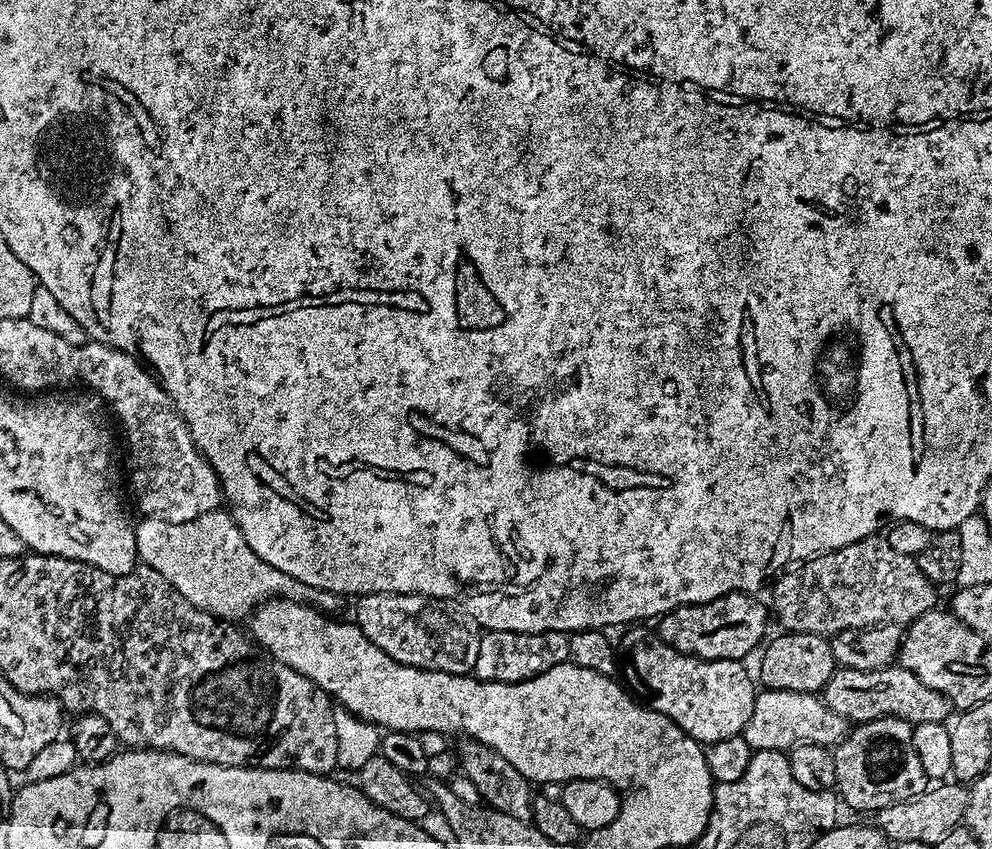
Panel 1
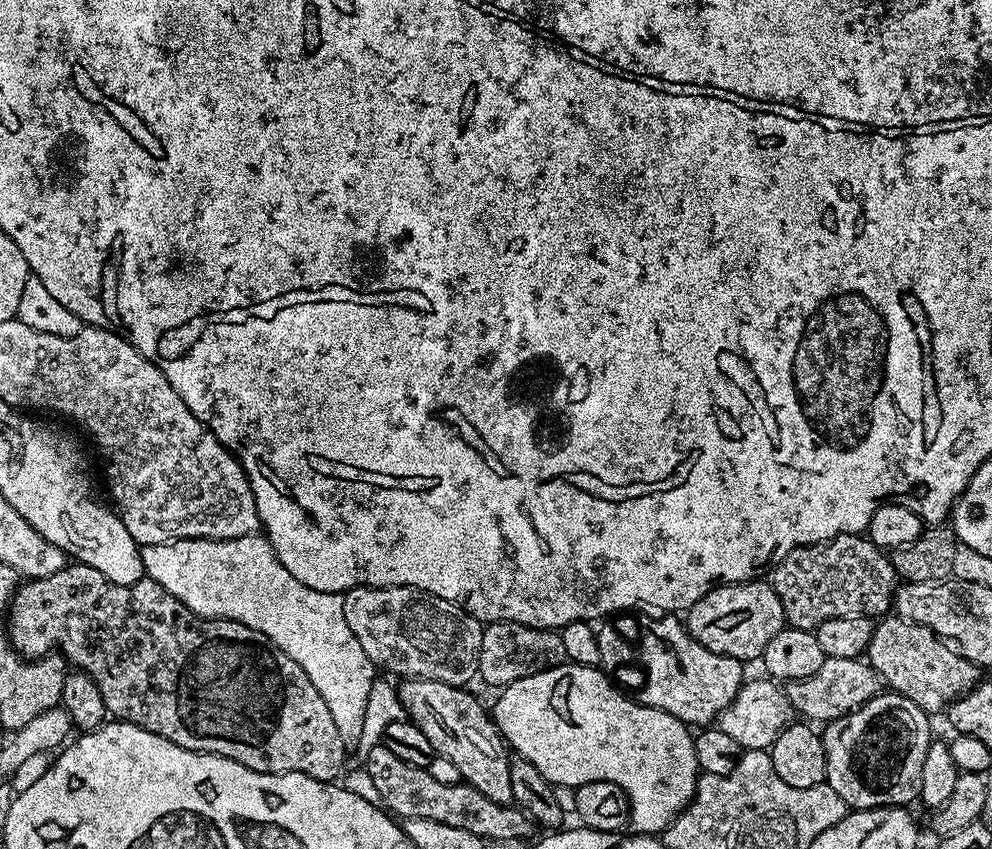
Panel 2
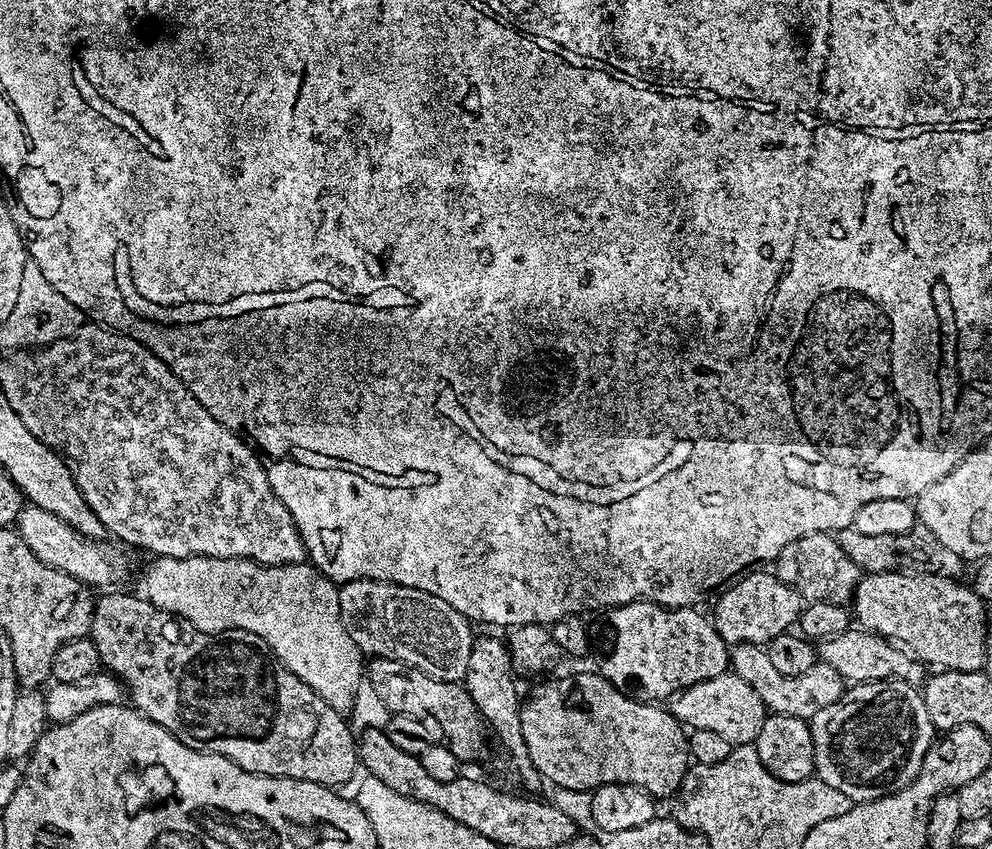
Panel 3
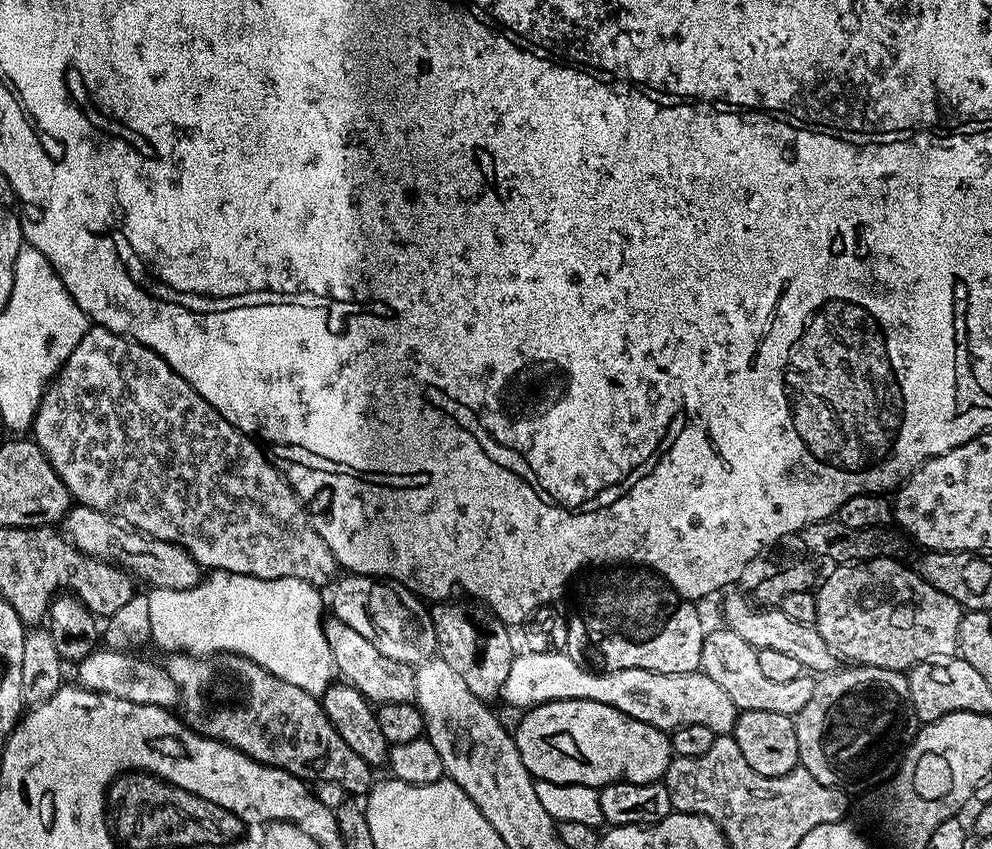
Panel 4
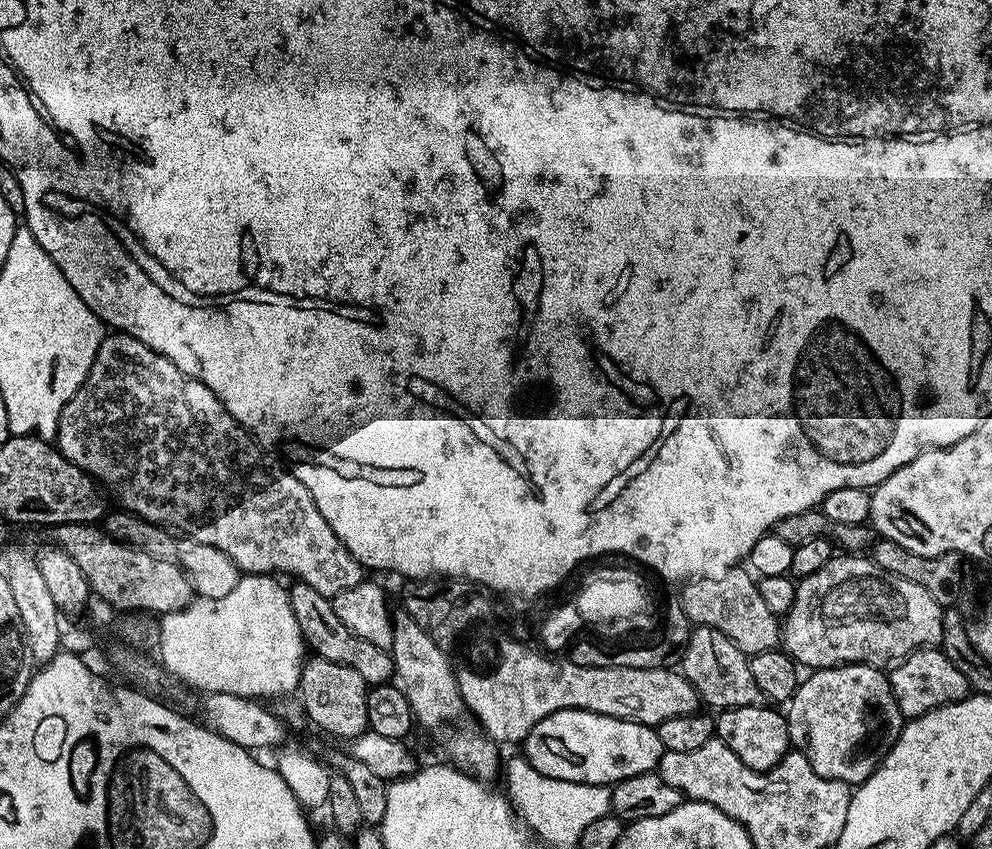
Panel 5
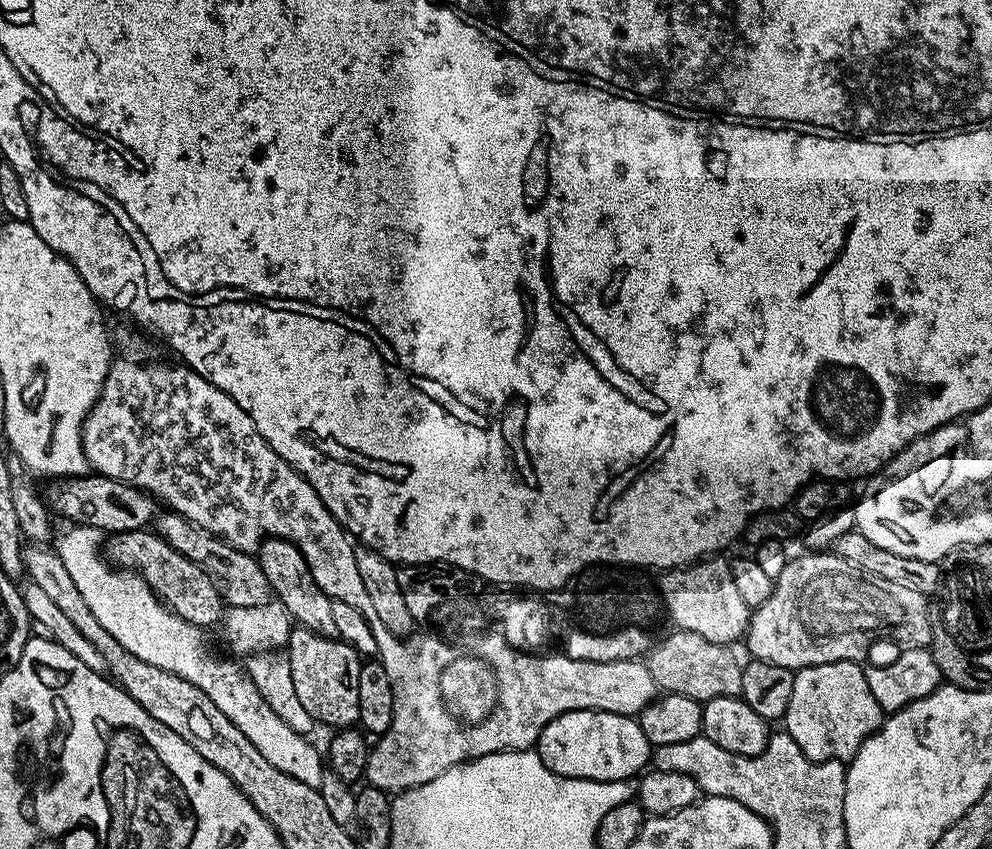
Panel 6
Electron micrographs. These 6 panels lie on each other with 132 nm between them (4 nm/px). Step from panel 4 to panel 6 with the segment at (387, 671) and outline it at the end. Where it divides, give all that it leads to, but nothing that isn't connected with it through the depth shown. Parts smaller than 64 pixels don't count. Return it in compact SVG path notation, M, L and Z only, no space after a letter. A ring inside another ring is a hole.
M266 538L260 544L258 559L262 566L262 574L266 574L266 582L270 582L275 599L283 604L288 615L297 625L310 628L329 638L336 636L332 602L328 595L314 582L314 574L310 574L310 566L306 566L306 558L302 558L302 550L288 540Z

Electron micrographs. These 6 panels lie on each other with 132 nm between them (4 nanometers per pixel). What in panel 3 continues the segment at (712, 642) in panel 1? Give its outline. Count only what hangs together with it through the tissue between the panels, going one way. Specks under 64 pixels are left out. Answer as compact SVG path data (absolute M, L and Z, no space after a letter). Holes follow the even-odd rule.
M764 570L749 571L743 578L725 587L719 593L721 596L716 609L710 612L712 625L729 646L739 644L766 646L774 638L789 631L800 619L802 599L799 593L784 585L771 571L760 571Z

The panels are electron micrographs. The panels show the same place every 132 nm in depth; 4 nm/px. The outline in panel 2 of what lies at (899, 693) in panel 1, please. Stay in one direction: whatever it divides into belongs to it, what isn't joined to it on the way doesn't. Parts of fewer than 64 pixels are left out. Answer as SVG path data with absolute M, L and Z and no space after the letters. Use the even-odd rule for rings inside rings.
M825 658L818 666L818 674L810 678L791 681L787 685L788 701L792 704L793 713L800 712L805 721L827 722L837 720L854 710L858 710L870 698L879 696L882 691L880 675L871 664L860 658Z

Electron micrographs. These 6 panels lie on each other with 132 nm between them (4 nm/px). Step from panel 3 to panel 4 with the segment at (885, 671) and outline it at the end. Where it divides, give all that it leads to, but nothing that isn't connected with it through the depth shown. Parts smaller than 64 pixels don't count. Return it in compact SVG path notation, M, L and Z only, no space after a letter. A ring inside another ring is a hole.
M728 590L723 593L723 596L725 595L723 627L734 630L734 634L746 638L746 642L750 642L750 646L754 646L757 650L779 650L792 656L800 663L801 669L807 670L809 673L827 674L837 671L836 651L830 646L826 646L826 638L822 638L822 634L818 634L815 624L803 624L791 620L787 614L782 614L782 610L778 606L752 608L751 599L748 601L742 593L732 591L736 590Z

